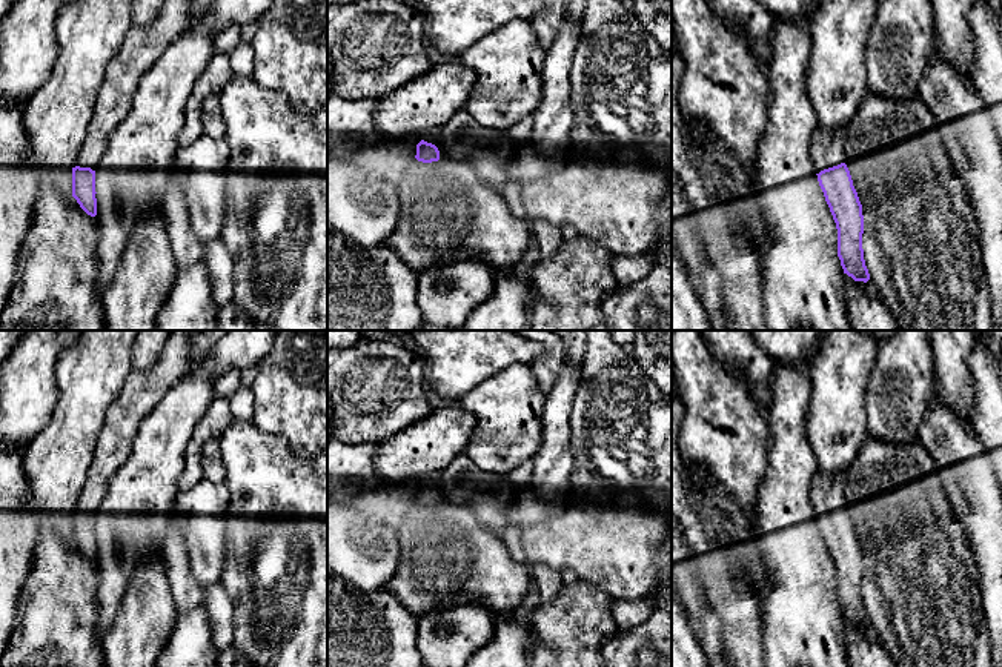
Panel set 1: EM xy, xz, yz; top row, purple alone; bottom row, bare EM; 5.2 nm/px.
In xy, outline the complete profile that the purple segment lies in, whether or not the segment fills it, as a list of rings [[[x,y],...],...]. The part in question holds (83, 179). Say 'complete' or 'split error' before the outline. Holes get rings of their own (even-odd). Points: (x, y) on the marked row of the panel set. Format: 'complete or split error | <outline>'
split error | [[[164,0],[149,26],[131,25],[120,52],[108,63],[92,120],[72,168],[72,197],[91,217],[97,215],[95,168],[100,166],[108,138],[128,114],[138,81],[187,29],[191,0]]]

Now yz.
split error | [[[818,126],[811,137],[811,158],[819,186],[836,223],[838,257],[844,274],[854,281],[867,283],[870,274],[862,249],[862,204],[845,164],[844,143],[845,137],[828,137]]]

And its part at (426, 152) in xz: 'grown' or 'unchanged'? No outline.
grown

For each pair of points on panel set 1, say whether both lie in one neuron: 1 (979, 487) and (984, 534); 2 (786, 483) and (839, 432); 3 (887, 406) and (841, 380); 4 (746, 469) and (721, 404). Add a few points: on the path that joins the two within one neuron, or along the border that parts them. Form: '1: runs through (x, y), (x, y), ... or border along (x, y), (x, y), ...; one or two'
1: runs through (979, 498), (984, 523); one
2: border along (806, 418), (806, 437), (816, 458), (818, 469); two
3: border along (878, 360), (869, 377), (865, 431); two
4: runs through (738, 454), (738, 432), (726, 420); one

